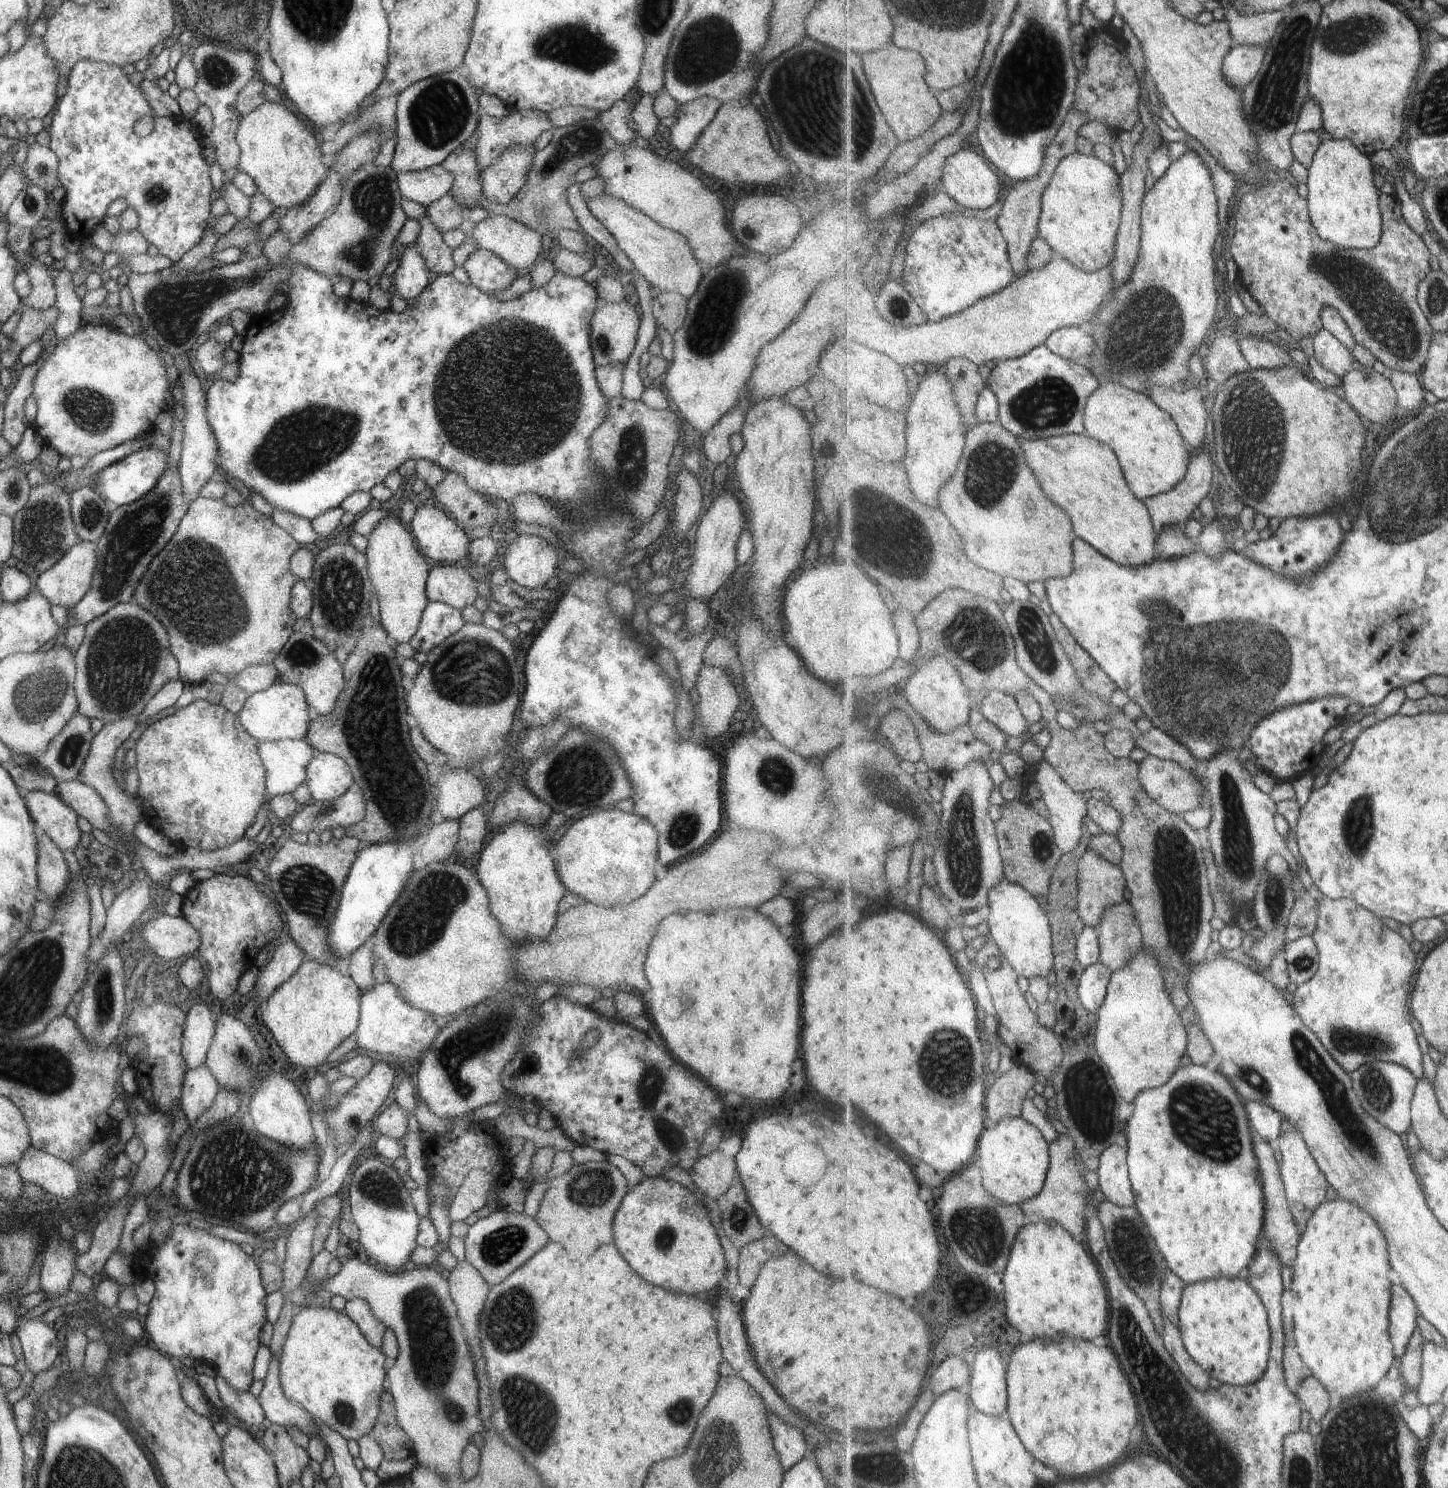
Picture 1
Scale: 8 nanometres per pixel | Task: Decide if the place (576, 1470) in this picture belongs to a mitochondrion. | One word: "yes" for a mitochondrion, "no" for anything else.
no

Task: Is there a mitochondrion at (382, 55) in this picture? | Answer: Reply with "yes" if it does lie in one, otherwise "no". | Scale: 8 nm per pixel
no

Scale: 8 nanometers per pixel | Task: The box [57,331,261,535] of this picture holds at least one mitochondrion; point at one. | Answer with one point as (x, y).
(95, 414)

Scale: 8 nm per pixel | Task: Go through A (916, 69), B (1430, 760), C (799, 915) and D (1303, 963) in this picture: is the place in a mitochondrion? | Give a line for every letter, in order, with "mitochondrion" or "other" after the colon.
A: other
B: other
C: other
D: mitochondrion

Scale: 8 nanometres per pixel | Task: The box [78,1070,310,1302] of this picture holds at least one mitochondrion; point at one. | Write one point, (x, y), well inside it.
(216, 1184)

